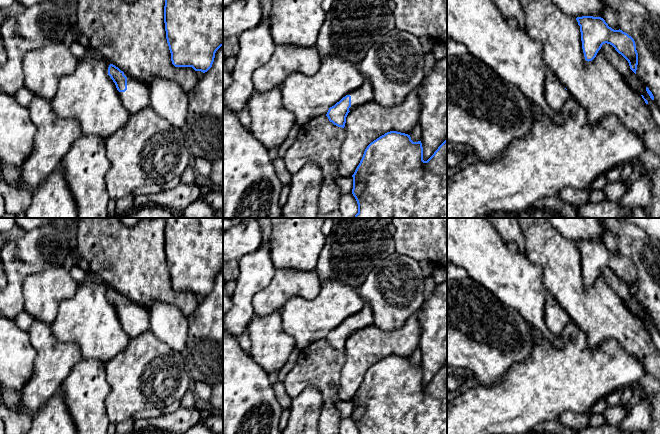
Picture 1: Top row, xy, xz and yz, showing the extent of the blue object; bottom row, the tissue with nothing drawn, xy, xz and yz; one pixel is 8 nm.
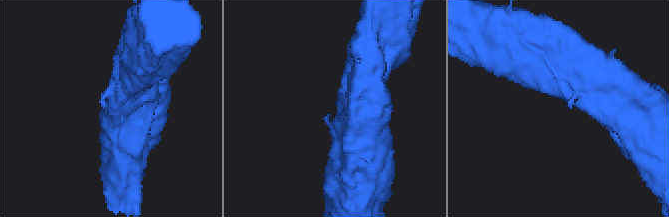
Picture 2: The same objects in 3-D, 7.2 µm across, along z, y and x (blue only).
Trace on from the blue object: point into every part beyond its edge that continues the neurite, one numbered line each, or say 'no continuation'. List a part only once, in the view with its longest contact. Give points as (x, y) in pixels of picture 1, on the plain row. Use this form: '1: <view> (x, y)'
1: xy (137, 320)

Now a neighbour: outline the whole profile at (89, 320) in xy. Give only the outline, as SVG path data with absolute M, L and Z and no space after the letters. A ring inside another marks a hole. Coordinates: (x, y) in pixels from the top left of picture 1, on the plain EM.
M91 270L84 272L84 280L78 284L74 296L63 300L52 325L52 335L62 343L73 343L80 349L81 359L96 359L107 363L123 351L130 337L123 330L119 315L108 299L111 287L99 283Z

